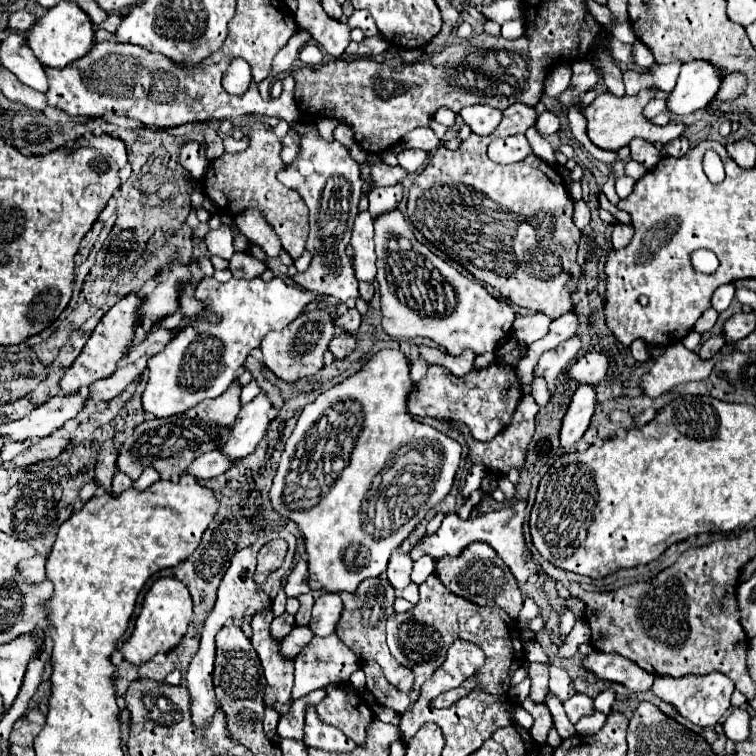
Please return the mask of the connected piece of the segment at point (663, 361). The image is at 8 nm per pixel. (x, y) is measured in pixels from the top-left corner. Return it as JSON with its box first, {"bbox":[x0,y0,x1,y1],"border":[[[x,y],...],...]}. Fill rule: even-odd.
{"bbox":[640,342,734,398],"border":[[[680,342],[670,344],[670,348],[664,348],[662,356],[654,358],[652,368],[640,378],[640,388],[646,396],[658,398],[678,384],[704,380],[706,376],[710,376],[718,356],[724,356],[730,352],[734,350],[730,344],[726,344],[712,360],[698,360],[698,354],[686,350],[684,344]]]}

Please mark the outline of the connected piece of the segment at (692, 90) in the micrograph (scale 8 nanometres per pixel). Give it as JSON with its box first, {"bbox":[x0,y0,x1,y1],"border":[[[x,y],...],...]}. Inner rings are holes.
{"bbox":[666,60,720,116],"border":[[[694,60],[682,64],[674,92],[666,98],[666,108],[676,116],[686,116],[696,110],[704,110],[716,96],[720,78],[716,68],[706,60]]]}

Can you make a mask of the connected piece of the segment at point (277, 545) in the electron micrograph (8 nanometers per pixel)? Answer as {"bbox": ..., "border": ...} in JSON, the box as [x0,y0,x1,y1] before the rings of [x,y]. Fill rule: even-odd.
{"bbox":[254,540,288,586],"border":[[[272,540],[266,546],[262,546],[262,550],[258,552],[258,568],[256,568],[256,574],[254,574],[254,580],[260,586],[264,584],[266,576],[282,564],[282,560],[286,556],[286,548],[288,546],[286,546],[284,540]]]}

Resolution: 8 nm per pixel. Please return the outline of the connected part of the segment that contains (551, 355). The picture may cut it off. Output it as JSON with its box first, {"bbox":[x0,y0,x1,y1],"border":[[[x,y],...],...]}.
{"bbox":[534,338,582,394],"border":[[[570,338],[562,344],[558,344],[554,350],[548,350],[540,356],[536,368],[534,368],[534,376],[544,378],[548,382],[548,390],[550,394],[556,392],[556,380],[558,374],[566,372],[566,368],[576,360],[578,352],[582,350],[582,342],[578,338]]]}

